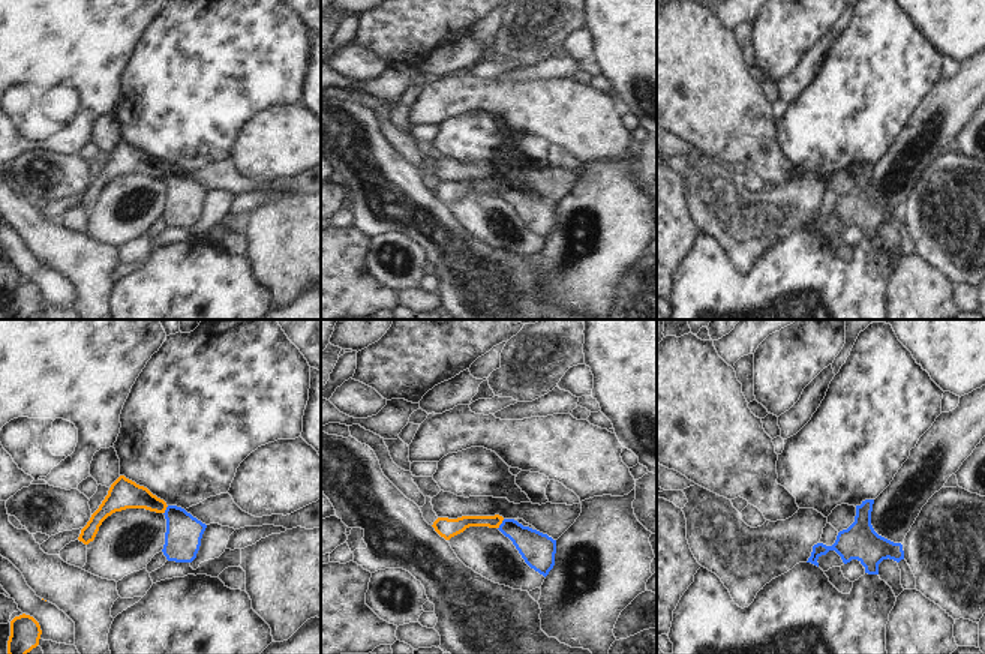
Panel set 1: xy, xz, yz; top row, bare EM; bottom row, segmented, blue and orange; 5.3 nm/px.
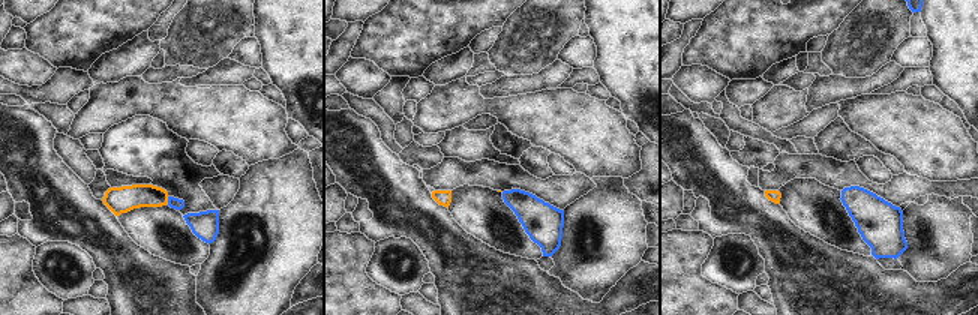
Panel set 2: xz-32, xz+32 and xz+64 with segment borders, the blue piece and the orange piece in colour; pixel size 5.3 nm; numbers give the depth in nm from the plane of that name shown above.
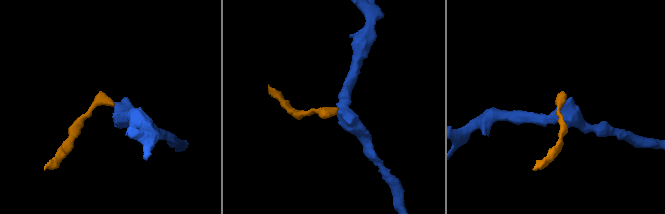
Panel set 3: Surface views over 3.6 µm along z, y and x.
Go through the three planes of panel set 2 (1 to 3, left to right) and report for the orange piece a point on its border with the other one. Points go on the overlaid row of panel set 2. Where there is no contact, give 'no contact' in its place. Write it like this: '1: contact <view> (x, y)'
1: contact xz-32 (168, 200)
2: no contact
3: no contact

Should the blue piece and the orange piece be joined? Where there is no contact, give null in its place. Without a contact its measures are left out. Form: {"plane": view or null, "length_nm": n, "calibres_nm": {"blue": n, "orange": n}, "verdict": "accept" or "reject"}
{"plane": "xz", "length_nm": 70, "calibres_nm": {"blue": 180, "orange": 90}, "verdict": "reject"}

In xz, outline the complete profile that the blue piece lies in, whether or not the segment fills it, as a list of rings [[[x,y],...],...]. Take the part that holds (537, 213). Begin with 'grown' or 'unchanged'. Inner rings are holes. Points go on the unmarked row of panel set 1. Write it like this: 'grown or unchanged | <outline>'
unchanged | [[[504,183],[498,192],[508,201],[525,226],[544,242],[555,230],[556,204],[514,183]]]

